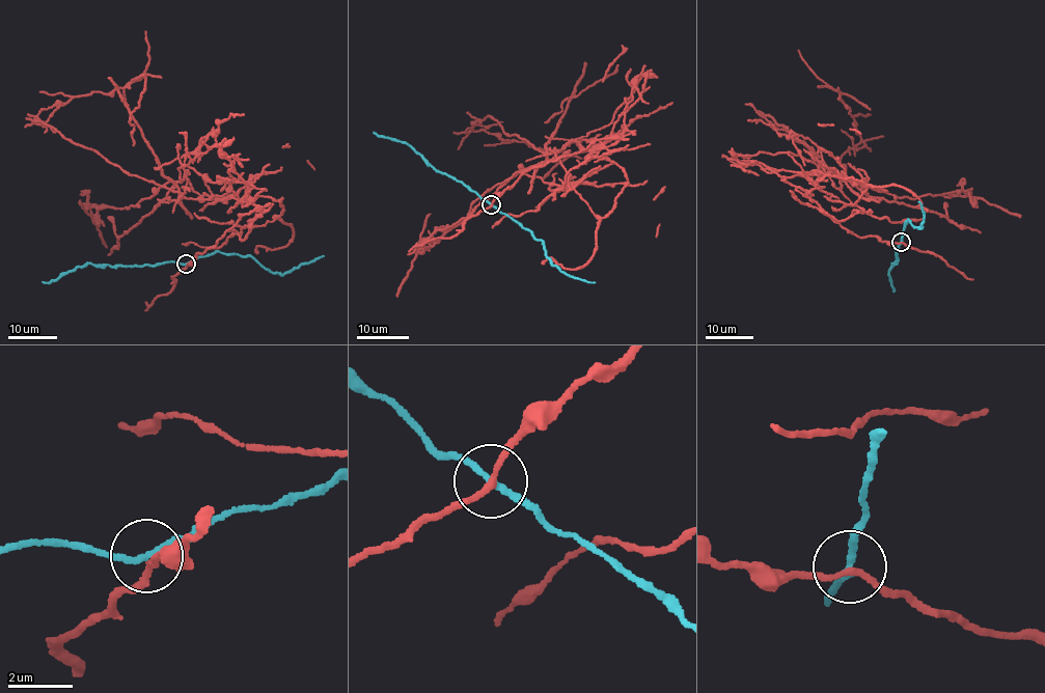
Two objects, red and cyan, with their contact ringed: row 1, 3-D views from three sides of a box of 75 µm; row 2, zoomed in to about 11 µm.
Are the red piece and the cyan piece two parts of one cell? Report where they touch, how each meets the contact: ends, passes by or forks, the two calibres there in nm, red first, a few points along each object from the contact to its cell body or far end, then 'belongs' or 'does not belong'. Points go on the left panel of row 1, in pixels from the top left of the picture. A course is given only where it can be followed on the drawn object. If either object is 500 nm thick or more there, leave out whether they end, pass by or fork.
place (186, 264); red passes by; cyan passes by; calibres 190 and 180 nm; course red (187, 264), (267, 210), (250, 204), (262, 190), (186, 166), (172, 191), (37, 116), (136, 80), (145, 31); course cyan (187, 264), (200, 255), (221, 252), (250, 256), (274, 273), (283, 273), (323, 256); does not belong

